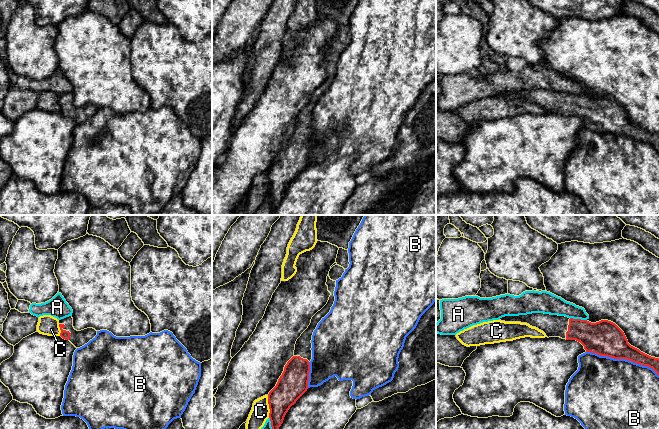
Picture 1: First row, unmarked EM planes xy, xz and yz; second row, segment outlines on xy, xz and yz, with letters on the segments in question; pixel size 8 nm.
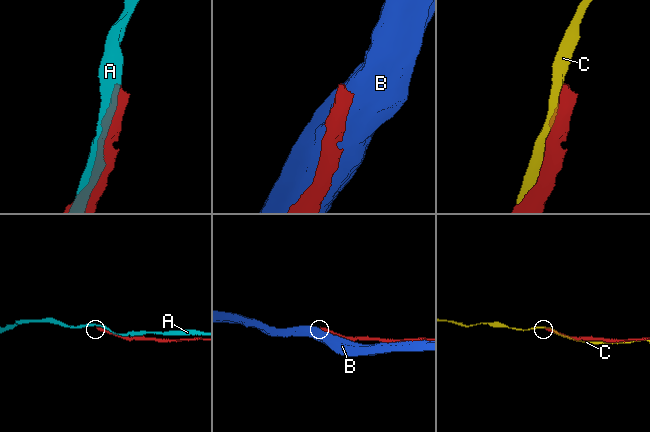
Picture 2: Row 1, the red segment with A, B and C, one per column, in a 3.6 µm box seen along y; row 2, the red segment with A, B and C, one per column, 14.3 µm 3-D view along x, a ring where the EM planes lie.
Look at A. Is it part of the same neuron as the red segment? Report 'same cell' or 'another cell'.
another cell

